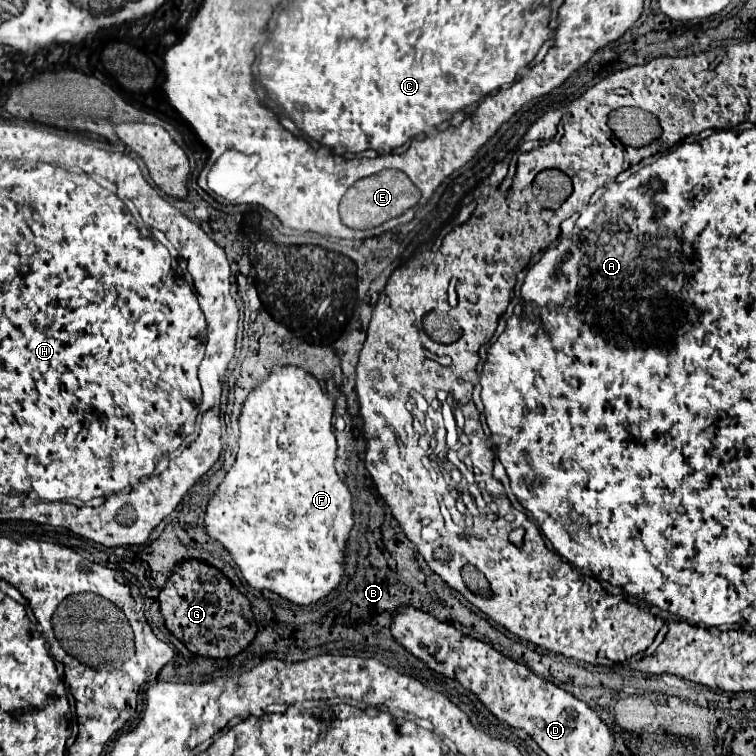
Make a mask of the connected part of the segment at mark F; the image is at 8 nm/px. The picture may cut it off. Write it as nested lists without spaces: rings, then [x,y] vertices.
[[[298,366],[274,368],[242,404],[236,464],[210,498],[204,516],[206,534],[230,552],[248,586],[270,590],[298,606],[310,606],[340,586],[348,538],[354,526],[352,494],[334,468],[338,446],[332,430],[332,414],[334,400],[310,372]]]

